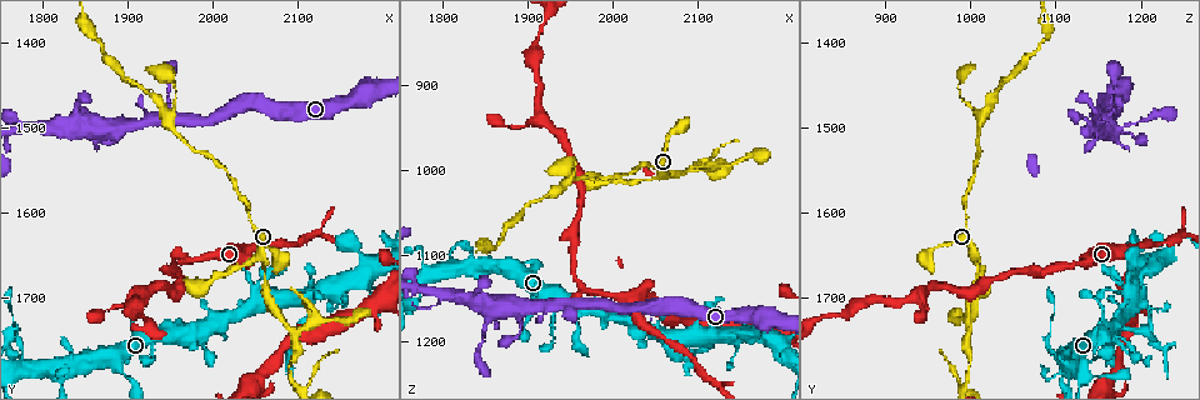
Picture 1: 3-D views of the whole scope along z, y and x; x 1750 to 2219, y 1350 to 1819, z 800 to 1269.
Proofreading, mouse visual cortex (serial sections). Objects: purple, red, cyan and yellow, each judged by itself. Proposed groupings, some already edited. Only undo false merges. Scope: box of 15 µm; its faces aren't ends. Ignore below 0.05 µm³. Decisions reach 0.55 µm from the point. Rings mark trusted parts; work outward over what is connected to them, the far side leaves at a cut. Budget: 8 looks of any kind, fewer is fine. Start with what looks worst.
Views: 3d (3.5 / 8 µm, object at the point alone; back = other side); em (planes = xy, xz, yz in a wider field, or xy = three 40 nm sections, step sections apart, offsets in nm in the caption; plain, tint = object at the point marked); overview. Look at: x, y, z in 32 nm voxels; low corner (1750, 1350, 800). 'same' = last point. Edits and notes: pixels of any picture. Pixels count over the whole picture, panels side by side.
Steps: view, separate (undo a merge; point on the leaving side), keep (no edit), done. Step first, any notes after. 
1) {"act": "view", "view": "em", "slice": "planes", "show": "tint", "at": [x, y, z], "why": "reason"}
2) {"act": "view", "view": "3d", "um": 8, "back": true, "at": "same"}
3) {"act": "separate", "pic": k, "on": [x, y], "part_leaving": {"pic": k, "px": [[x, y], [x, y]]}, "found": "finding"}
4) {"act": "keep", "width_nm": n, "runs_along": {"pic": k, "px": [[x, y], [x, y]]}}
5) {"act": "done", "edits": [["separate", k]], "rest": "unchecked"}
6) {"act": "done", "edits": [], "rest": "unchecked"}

{"act": "view", "view": "3d", "um": 8, "at": [2060, 1665, 1010], "why": "three-way junction"}

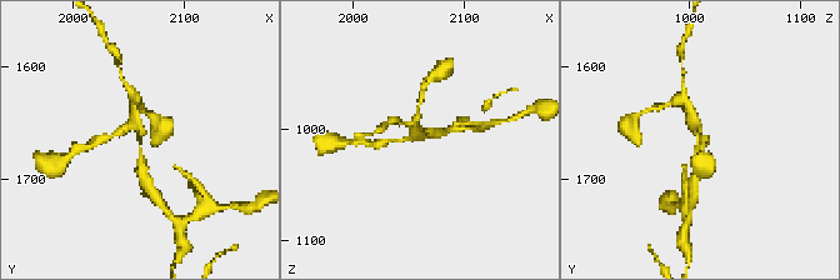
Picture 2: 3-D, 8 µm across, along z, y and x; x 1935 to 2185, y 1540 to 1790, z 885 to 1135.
{"act": "view", "view": "em", "slice": "xy", "step": 1, "show": "tint", "at": [2062, 1664, 1010], "arms": 3, "arm_widths_nm": [150, 150, 200]}

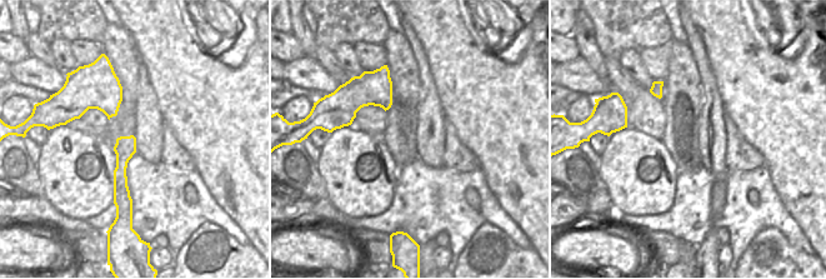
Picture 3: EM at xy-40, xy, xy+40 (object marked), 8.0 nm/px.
{"act": "keep", "runs_along": {"pic": 3, "px": [[131, 139], [121, 160], [121, 204]]}, "found": "continuous, no second cell"}

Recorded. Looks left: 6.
{"act": "view", "view": "3d", "um": 3.5, "at": [2090, 1790, 995], "why": "thick turns thin"}

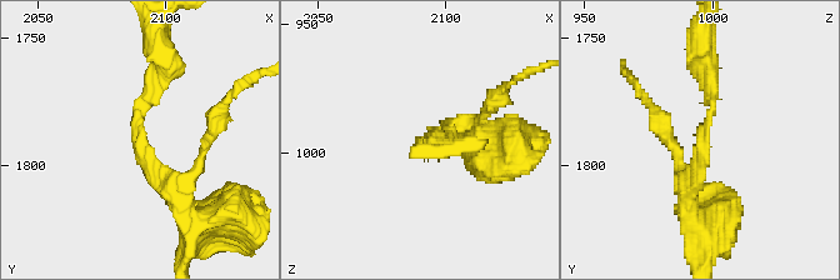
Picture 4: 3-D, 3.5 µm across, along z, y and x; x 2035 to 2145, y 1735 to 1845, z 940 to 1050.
{"act": "view", "view": "em", "slice": "xy", "step": 1, "show": "tint", "at": [2089, 1787, 995], "arm_widths_nm": [200, 250], "why": "shape alone is not enough"}

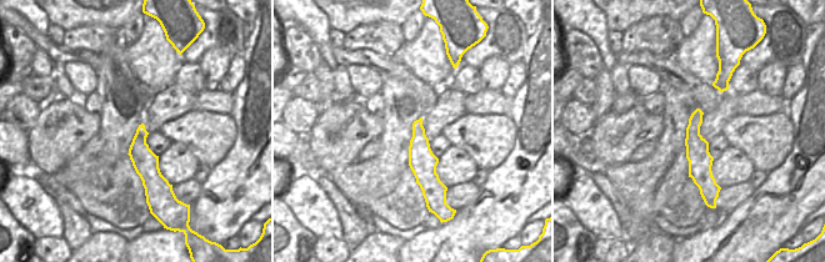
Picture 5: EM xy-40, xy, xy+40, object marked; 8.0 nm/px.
{"act": "keep", "runs_along": {"pic": 4, "px": [[165, 60], [139, 109], [139, 144], [178, 201]]}, "found": "continuous, no second cell"}

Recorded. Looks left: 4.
{"act": "view", "view": "3d", "um": 3.5, "at": [2040, 1595, 995], "why": "sudden change in width"}

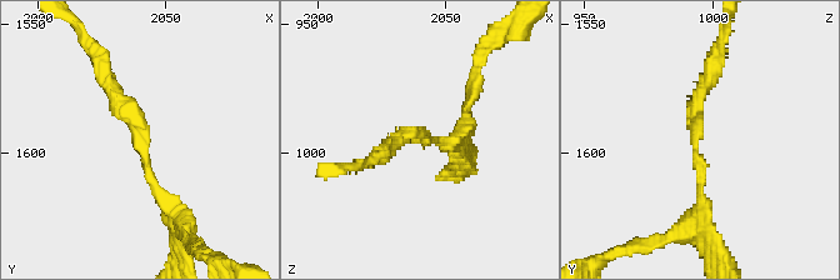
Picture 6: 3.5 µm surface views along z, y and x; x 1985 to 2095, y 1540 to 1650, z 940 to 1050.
{"act": "view", "view": "em", "slice": "xy", "step": 5, "show": "tint", "at": [2041, 1597, 995]}

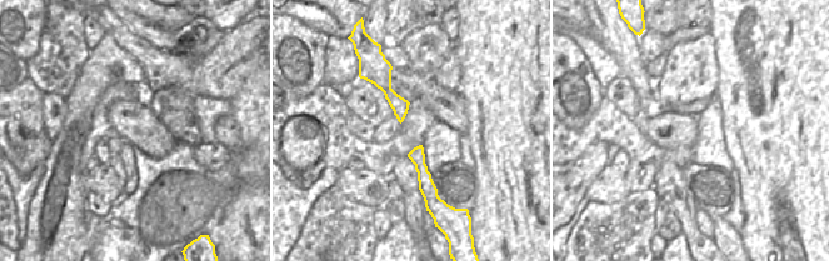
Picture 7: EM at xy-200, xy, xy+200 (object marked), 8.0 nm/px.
{"act": "keep", "arm_widths_nm": [200, 200], "runs_along": {"pic": 7, "px": [[386, 71], [400, 118]]}, "found": "one cell here"}

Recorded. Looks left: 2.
{"act": "done", "edits": [], "rest": "unchecked"}

